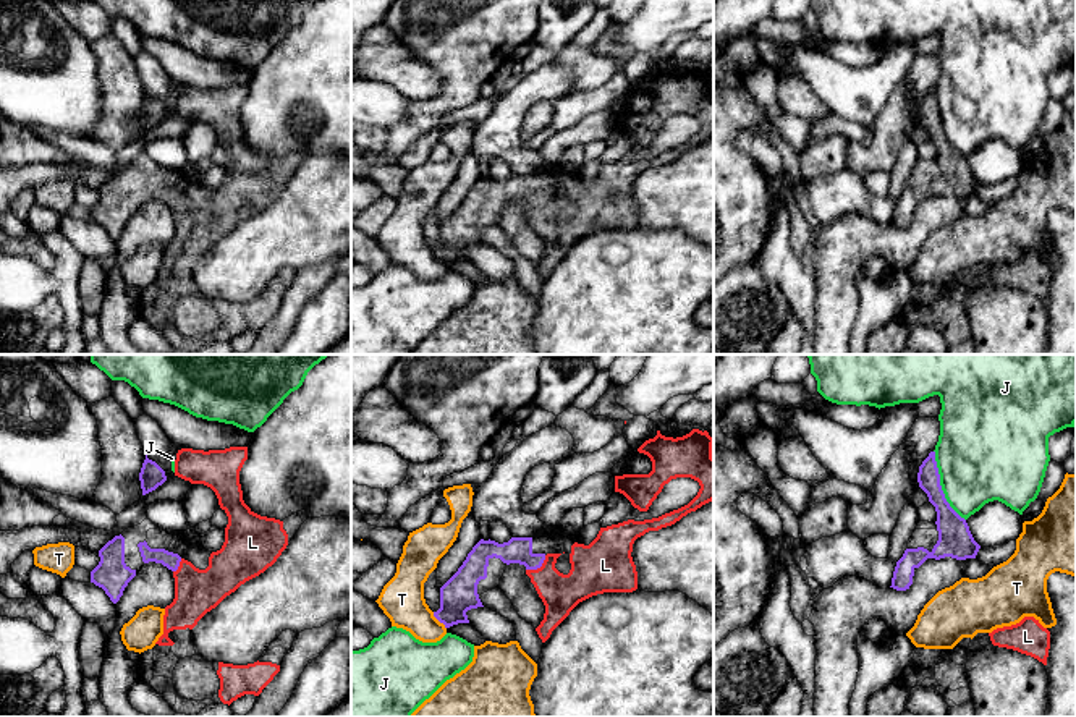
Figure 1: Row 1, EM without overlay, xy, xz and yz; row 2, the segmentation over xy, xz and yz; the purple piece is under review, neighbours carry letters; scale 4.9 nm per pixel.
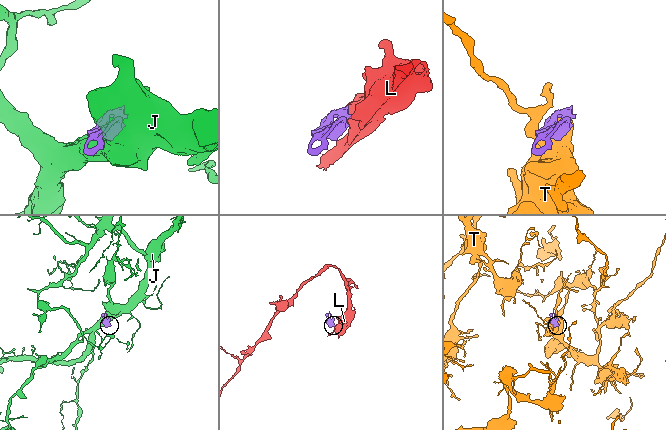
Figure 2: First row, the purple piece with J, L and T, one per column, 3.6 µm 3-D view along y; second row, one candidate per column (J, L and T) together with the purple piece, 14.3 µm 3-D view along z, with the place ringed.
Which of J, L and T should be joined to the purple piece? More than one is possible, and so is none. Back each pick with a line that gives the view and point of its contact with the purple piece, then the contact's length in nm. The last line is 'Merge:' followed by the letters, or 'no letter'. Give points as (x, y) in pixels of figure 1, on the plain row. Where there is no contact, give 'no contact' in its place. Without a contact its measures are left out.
L: contact xz (538, 204); length 130 nm
Merge: L

